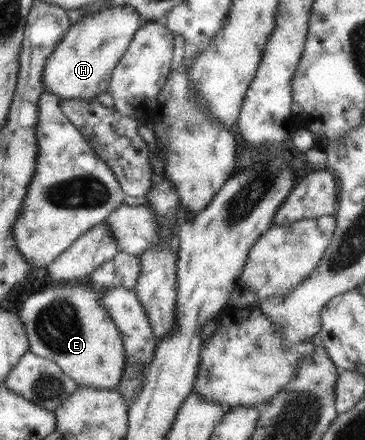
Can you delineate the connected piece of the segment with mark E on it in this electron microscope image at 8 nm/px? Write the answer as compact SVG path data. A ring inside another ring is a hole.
M87 279L46 288L32 294L18 313L28 336L29 351L53 360L76 384L93 389L114 389L125 364L124 343L112 318L101 303L103 287Z

